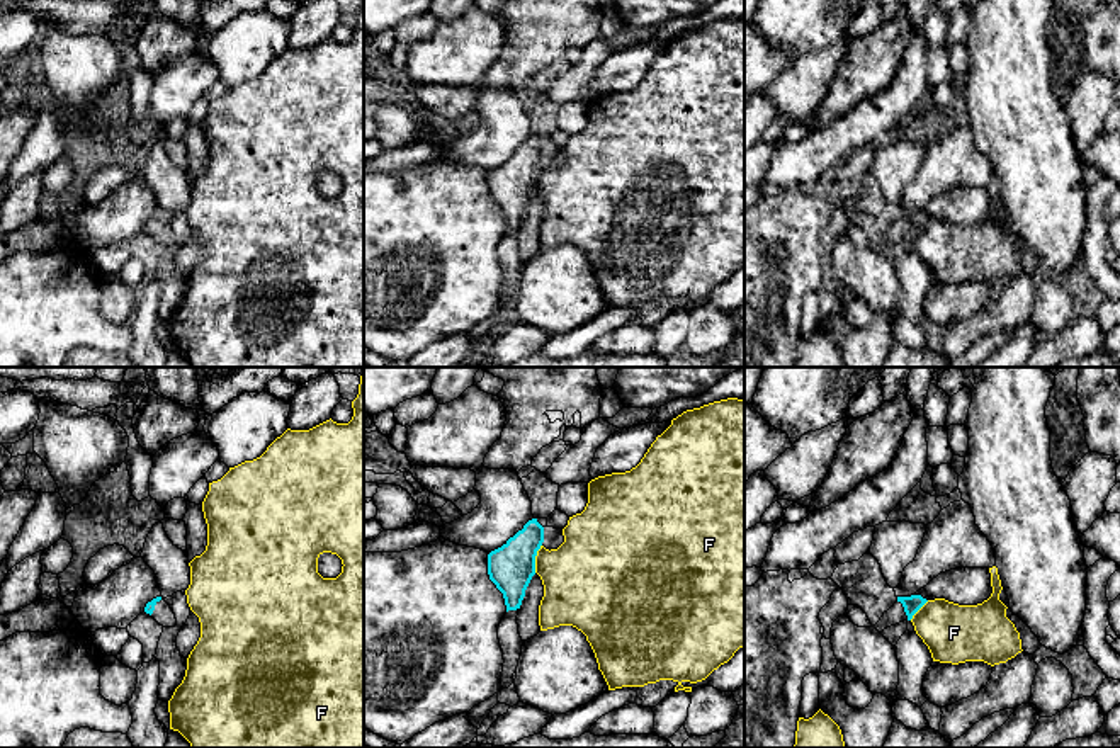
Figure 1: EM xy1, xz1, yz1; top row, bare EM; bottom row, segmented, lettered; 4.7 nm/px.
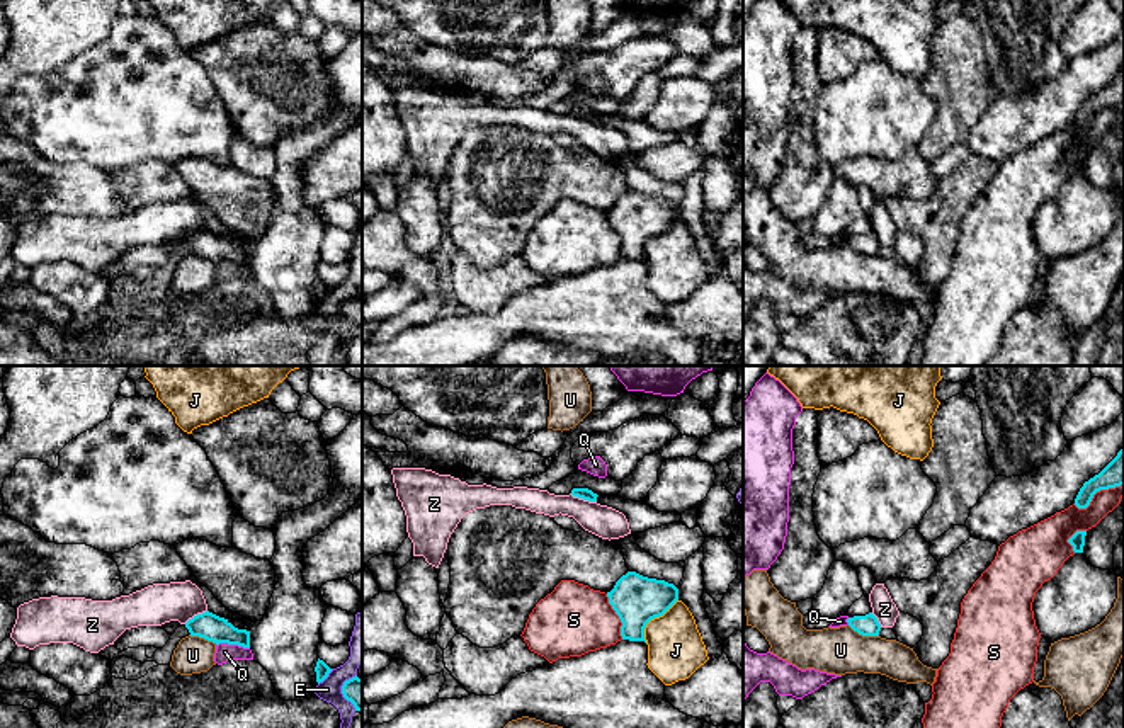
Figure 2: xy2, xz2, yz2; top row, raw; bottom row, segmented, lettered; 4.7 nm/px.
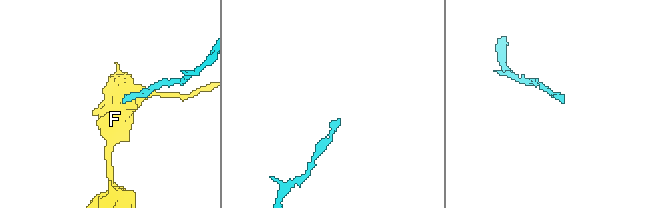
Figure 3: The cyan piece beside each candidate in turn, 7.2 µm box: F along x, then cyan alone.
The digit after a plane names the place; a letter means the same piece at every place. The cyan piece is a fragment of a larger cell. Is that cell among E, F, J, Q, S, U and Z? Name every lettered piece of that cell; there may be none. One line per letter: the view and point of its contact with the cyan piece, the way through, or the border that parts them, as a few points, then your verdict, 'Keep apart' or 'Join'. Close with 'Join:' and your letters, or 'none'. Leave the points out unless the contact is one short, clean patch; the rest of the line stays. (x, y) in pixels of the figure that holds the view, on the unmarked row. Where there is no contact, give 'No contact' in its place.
E: Touches cyan at xy2 (325, 296). Boundary: xy2 (332, 288), (318, 303). Keep apart
F: Touches cyan at xz1 (534, 177). Boundary: xz1 (541, 164), (534, 191). Keep apart
J: Touches cyan at xz2 (653, 237). Keep apart
Q: Touches cyan at xy2 (233, 262). Boundary: xy2 (216, 262), (237, 262), (249, 267). Keep apart
S: Touches cyan at xz2 (618, 233). Keep apart
U: Touches cyan at yz2 (862, 254). Keep apart
Z: Touches cyan at xz2 (584, 118). Boundary: xz2 (570, 113), (596, 121). Keep apart
Join: none

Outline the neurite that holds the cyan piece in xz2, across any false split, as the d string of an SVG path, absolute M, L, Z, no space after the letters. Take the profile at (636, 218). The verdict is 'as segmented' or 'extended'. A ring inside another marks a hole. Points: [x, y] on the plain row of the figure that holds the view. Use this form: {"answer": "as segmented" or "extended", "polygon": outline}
{"answer": "as segmented", "polygon": "M627 191L607 211L607 216L622 242L622 259L646 262L646 243L663 235L678 219L678 208L665 199Z"}

